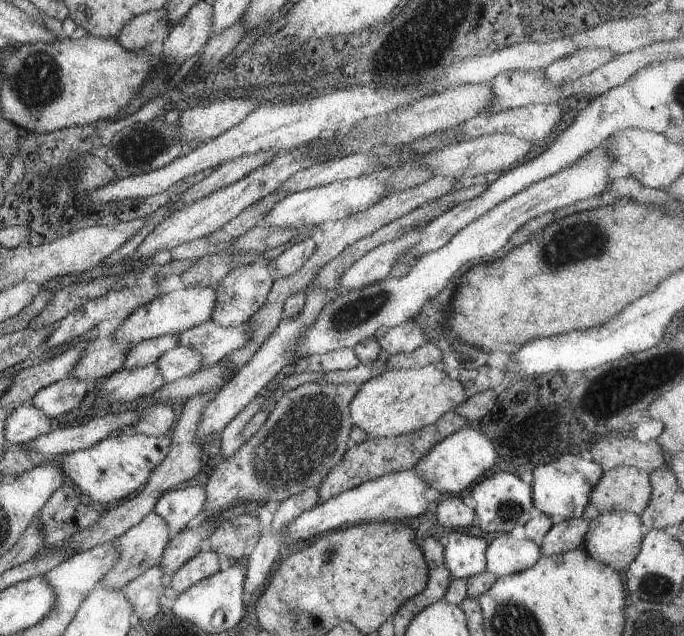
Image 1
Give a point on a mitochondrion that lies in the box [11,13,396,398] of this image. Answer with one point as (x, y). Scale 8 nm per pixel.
(141, 145)

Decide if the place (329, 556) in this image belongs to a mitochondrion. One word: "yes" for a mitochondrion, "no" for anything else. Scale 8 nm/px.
yes

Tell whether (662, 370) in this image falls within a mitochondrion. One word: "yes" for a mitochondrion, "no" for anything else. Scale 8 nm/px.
no

